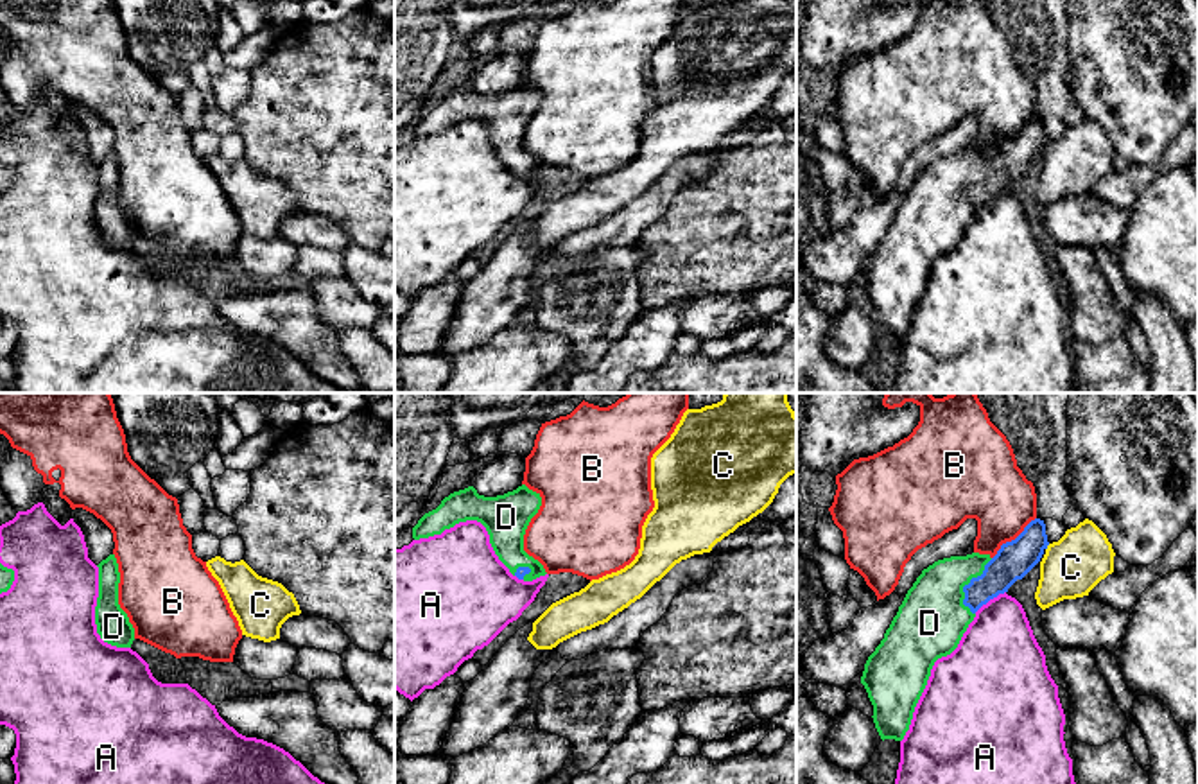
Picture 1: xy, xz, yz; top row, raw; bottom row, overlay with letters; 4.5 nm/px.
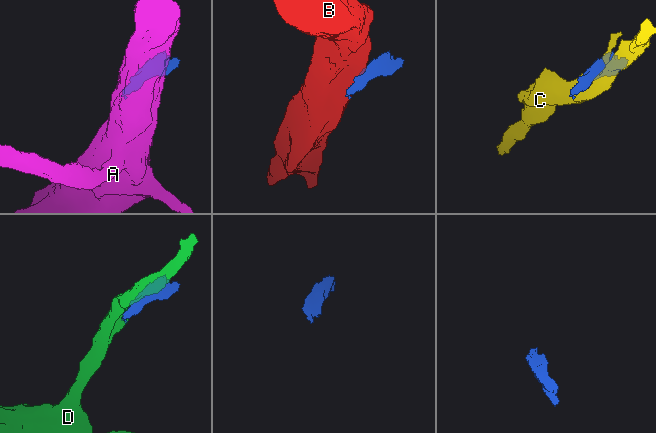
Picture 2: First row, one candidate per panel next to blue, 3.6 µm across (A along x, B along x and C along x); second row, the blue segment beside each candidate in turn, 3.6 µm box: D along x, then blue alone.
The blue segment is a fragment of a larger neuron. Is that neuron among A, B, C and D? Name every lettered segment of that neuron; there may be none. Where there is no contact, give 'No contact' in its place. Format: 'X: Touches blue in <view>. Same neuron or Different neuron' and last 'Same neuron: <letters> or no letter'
A: Touches blue in yz. Different neuron
B: Touches blue in yz. Different neuron
C: Touches blue in yz. Different neuron
D: Touches blue in yz. Same neuron
Same neuron: D

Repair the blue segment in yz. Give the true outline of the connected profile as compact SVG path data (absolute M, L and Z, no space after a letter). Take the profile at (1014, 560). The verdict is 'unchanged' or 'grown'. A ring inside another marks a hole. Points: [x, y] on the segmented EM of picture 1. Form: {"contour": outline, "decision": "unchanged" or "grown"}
{"contour": "M1035 518L994 558L951 556L922 571L861 676L882 741L904 739L934 662L958 648L976 612L1022 579L1047 545L1046 524Z", "decision": "grown"}

